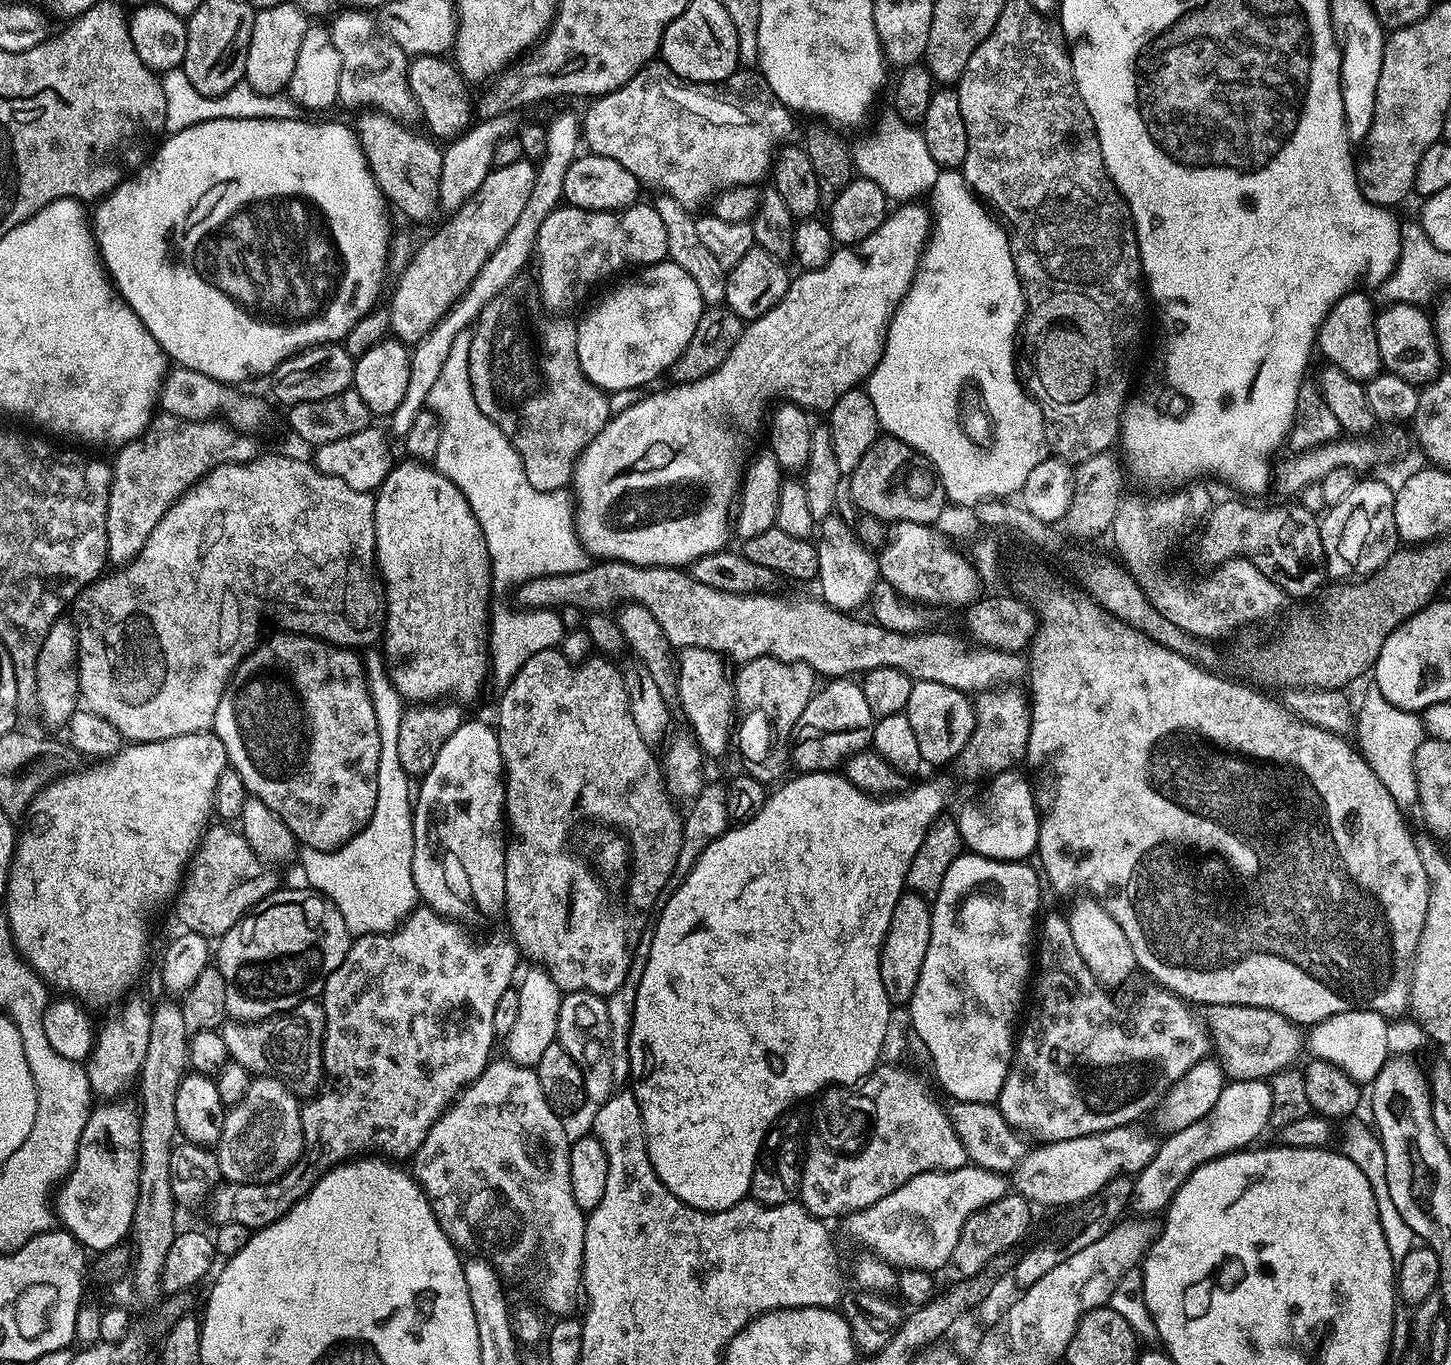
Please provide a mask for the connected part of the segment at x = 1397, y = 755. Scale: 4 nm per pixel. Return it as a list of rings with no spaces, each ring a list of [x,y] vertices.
[[[1369,687],[1369,692],[1360,700],[1360,710],[1355,713],[1354,736],[1357,736],[1359,751],[1364,759],[1378,774],[1382,786],[1390,790],[1394,802],[1401,810],[1417,803],[1416,794],[1416,755],[1418,748],[1424,744],[1426,729],[1424,721],[1417,713],[1407,712],[1382,698],[1375,688]]]

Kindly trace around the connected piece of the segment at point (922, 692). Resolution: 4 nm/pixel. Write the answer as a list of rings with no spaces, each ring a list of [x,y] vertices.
[[[918,680],[910,690],[910,702],[906,702],[903,711],[910,718],[910,727],[914,729],[914,738],[918,742],[918,750],[922,753],[924,764],[948,764],[957,759],[960,751],[970,742],[970,734],[976,725],[976,709],[973,701],[965,693],[954,690],[950,686],[942,686],[942,682],[926,682]]]

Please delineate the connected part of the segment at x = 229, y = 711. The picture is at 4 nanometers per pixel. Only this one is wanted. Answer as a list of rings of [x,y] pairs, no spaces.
[[[280,631],[274,633],[269,640],[261,639],[232,672],[222,698],[218,702],[211,731],[216,733],[222,746],[226,746],[228,763],[238,774],[242,774],[242,782],[249,796],[256,796],[262,802],[266,802],[266,806],[270,806],[270,810],[274,810],[274,814],[278,814],[278,818],[286,822],[286,826],[296,835],[297,841],[303,847],[313,848],[319,852],[334,852],[350,838],[357,836],[374,814],[374,802],[378,798],[378,754],[380,753],[378,718],[374,718],[374,702],[364,677],[364,661],[353,649],[339,648],[337,644],[328,644],[325,640],[318,640],[314,636],[303,636],[300,632]]]

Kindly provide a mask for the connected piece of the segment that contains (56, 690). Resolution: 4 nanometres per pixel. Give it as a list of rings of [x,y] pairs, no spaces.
[[[61,618],[54,622],[48,632],[43,633],[40,653],[36,656],[36,696],[40,699],[40,712],[50,727],[67,725],[68,720],[81,707],[80,694],[80,637],[71,619]]]

